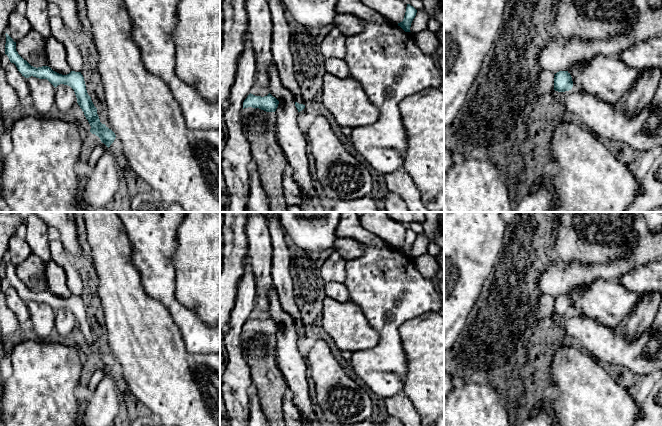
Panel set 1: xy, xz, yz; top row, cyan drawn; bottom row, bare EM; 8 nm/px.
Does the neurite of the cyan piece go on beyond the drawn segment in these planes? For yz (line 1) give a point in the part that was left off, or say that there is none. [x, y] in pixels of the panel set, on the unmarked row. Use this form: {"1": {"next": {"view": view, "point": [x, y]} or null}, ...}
{"1": {"next": null}}

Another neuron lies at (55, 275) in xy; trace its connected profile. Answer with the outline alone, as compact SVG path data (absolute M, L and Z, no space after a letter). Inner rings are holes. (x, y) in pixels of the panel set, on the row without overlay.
M50 260L45 262L45 271L48 291L59 298L69 298L72 294L66 284L64 269L53 260Z

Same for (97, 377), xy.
M101 366L101 368L99 370L97 370L91 377L87 387L91 390L91 391L95 391L96 387L98 386L98 384L102 381L102 379L106 376L106 374L108 373L108 371Z

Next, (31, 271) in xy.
M31 254L21 264L16 266L18 278L32 289L45 288L45 263L36 255Z

